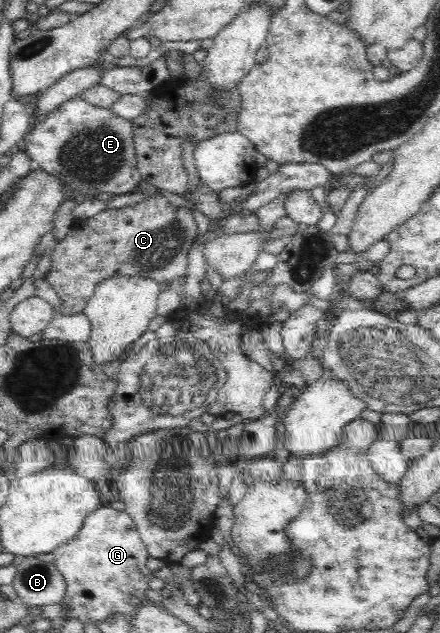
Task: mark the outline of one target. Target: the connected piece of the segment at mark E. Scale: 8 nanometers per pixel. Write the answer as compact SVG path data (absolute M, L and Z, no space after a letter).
M75 97L66 101L47 119L37 122L25 139L25 152L38 167L53 175L60 175L61 180L69 185L70 191L79 189L88 198L112 197L129 193L137 186L141 176L136 168L135 145L132 140L132 125L127 119L115 115L110 108L101 108Z

